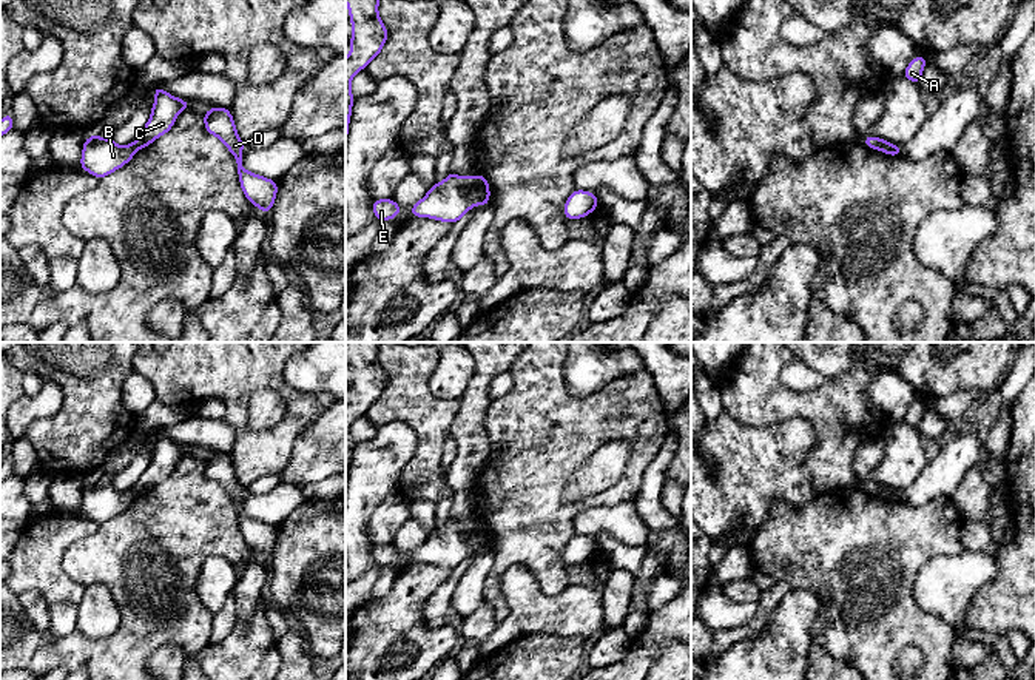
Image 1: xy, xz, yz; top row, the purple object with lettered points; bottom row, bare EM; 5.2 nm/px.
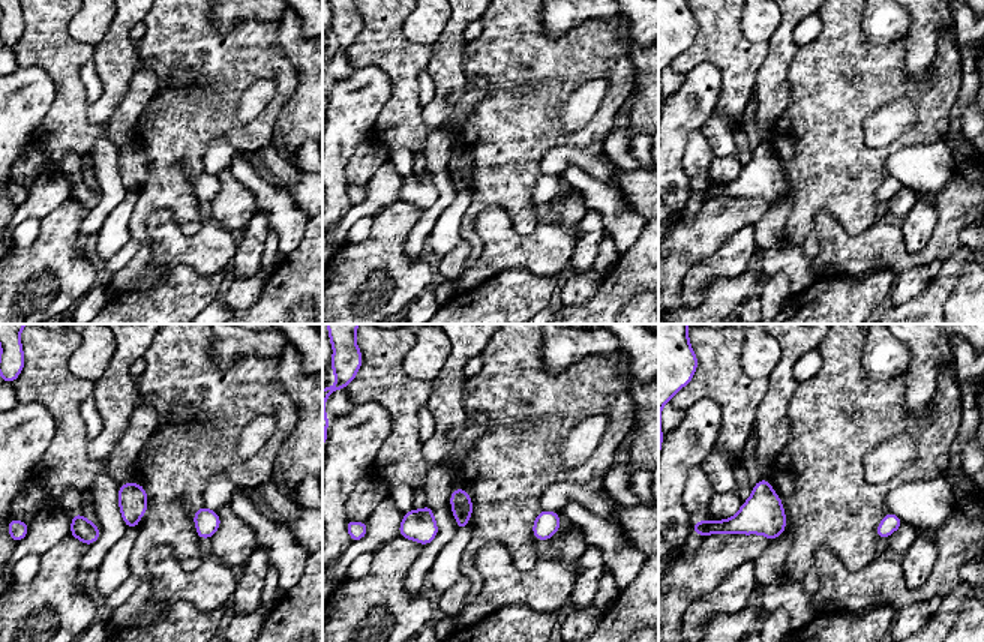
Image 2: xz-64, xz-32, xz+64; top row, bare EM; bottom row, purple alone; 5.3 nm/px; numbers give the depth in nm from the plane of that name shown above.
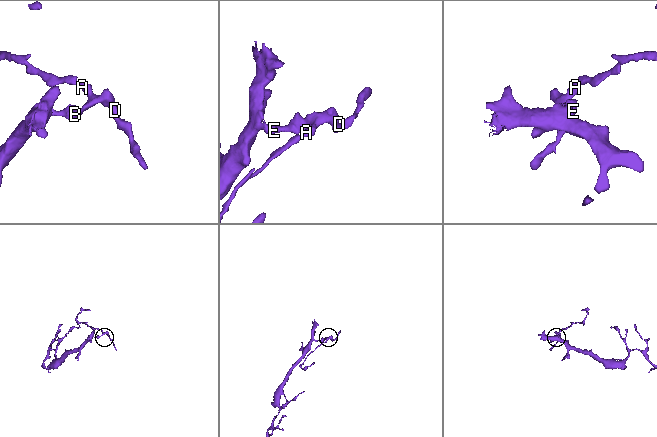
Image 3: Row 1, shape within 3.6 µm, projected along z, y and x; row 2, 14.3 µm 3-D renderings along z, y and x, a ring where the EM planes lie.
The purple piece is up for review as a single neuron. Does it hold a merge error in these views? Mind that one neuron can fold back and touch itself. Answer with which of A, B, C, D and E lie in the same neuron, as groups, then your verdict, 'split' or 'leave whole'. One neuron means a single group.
A C D / B E; split

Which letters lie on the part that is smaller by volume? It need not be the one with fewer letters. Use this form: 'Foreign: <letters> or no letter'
Foreign: A, C, D

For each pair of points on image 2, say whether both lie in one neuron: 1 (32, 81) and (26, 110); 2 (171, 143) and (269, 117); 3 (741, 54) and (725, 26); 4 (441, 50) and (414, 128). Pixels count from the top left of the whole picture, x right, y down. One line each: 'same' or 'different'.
1: same
2: same
3: same
4: different

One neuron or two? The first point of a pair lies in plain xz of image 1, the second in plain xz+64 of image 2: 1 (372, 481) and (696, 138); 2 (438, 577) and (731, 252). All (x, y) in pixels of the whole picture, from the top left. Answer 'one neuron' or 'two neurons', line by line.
1: two neurons
2: two neurons

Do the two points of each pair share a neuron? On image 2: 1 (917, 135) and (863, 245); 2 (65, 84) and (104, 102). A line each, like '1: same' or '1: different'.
1: different
2: different

